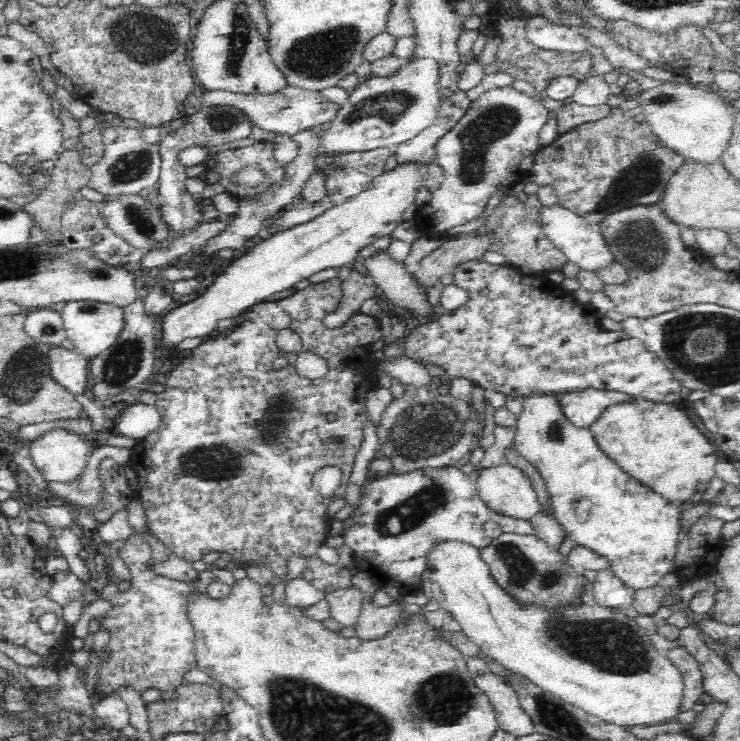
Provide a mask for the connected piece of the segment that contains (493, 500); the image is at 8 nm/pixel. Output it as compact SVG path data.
M513 465L482 468L476 486L489 510L524 520L540 512L532 480Z

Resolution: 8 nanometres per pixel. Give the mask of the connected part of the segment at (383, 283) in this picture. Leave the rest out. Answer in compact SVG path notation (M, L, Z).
M386 252L368 258L365 266L376 288L382 290L394 305L406 307L415 315L432 314L434 308L426 295L422 295L416 282L411 280L411 269L404 264L394 264Z

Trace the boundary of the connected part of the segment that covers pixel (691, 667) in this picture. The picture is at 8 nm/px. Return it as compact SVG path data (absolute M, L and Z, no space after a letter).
M684 647L670 649L665 654L667 659L676 667L679 674L681 674L681 682L683 683L678 714L688 712L703 693L703 682L698 663L695 662L695 658Z

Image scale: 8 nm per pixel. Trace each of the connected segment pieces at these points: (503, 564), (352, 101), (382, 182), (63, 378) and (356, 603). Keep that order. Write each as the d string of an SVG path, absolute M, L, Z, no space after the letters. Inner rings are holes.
M503 532L493 539L486 548L481 548L482 559L490 565L490 571L498 584L518 601L536 601L546 607L567 605L570 601L580 601L578 592L586 578L576 572L560 553L552 550L545 542L533 534Z
M433 60L403 62L396 76L392 78L371 76L350 91L346 104L337 110L332 118L332 128L322 136L322 148L334 152L393 148L408 140L435 119L436 81L437 64Z
M413 166L394 168L392 171L378 176L370 189L346 199L338 206L326 207L324 212L315 216L310 222L278 232L270 238L266 238L266 240L254 242L252 251L231 263L202 296L164 316L162 346L170 349L170 346L176 347L185 338L206 338L214 332L218 320L224 320L224 318L238 320L248 309L266 301L266 298L275 293L295 287L300 280L308 279L313 274L330 270L330 268L336 270L351 268L362 248L368 246L368 244L373 244L381 237L391 235L396 226L402 222L401 216L404 210L414 203L414 196L420 188L420 182L424 180L424 171L424 166L420 166L420 168L413 168Z
M50 347L47 356L52 381L72 394L86 394L88 357L64 347Z
M354 584L326 593L325 598L332 607L332 618L336 619L342 627L355 626L361 606L368 599L364 591Z

